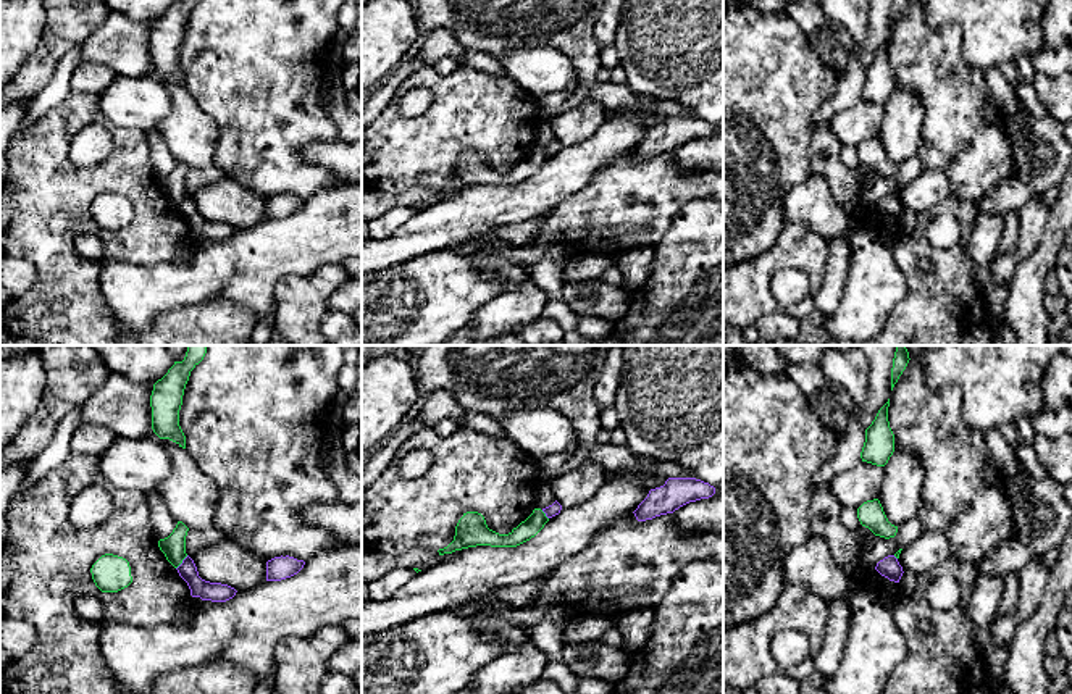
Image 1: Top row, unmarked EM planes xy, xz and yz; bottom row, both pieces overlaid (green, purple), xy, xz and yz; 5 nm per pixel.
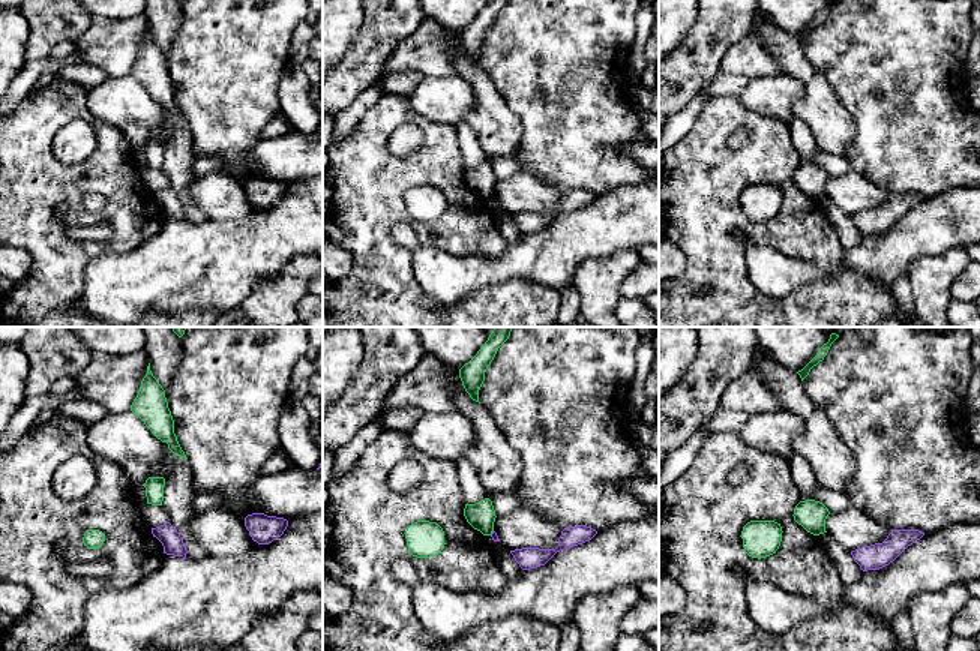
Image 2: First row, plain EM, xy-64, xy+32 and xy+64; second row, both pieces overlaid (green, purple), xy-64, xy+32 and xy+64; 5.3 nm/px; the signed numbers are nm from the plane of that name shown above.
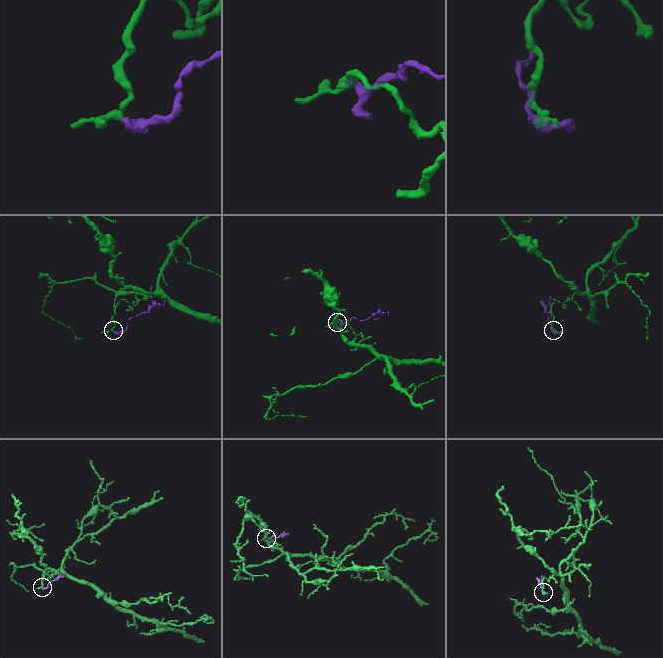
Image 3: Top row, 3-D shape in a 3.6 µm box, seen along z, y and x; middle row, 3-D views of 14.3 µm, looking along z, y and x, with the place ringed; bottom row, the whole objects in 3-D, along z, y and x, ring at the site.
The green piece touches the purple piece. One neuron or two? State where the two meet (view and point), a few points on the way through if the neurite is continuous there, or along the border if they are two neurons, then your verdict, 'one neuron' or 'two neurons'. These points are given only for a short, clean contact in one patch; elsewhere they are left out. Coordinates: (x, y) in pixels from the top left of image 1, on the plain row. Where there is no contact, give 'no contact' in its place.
xy (181, 200) | along xy (188, 194), (176, 207) | two neurons

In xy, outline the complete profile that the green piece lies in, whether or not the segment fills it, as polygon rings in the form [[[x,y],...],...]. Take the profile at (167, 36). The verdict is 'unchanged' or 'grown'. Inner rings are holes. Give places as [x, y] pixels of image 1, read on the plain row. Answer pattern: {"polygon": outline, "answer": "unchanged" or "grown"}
{"polygon": [[[174,0],[168,11],[153,23],[150,34],[152,68],[160,77],[170,77],[186,87],[186,74],[179,65],[179,48],[191,10],[200,0]]], "answer": "unchanged"}

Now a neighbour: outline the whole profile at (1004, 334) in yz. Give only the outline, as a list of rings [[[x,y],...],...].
[[[995,321],[995,345],[1015,345],[1015,331],[1007,321]]]

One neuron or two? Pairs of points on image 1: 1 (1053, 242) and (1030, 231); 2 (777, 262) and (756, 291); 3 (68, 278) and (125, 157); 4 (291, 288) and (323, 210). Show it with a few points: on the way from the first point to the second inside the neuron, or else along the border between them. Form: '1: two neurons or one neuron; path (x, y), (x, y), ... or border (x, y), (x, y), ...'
1: two neurons; border (1051, 209), (1038, 246), (1017, 267)
2: one neuron; path (770, 268), (756, 284)
3: one neuron; path (60, 247), (60, 220), (94, 186)
4: two neurons; border (331, 262), (288, 275), (275, 309)

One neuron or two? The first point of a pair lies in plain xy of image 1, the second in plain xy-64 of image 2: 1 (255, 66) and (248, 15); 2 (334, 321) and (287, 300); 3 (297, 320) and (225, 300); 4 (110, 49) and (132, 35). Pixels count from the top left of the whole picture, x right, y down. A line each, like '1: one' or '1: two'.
1: one
2: two
3: two
4: one

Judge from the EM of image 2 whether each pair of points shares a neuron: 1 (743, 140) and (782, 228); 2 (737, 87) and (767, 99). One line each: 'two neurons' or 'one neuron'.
1: two neurons
2: two neurons

